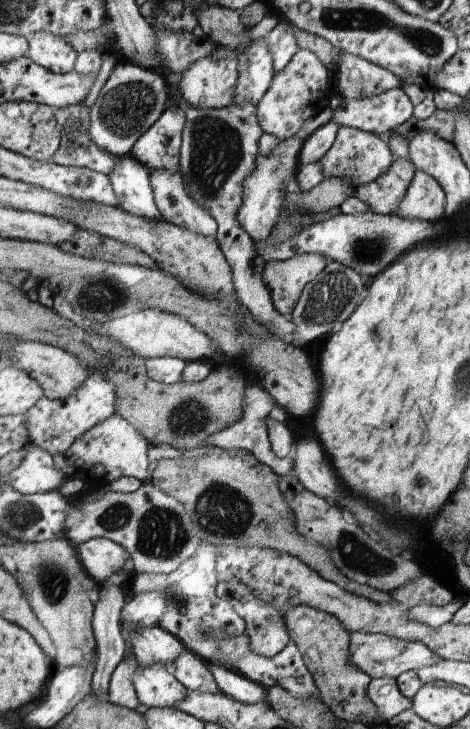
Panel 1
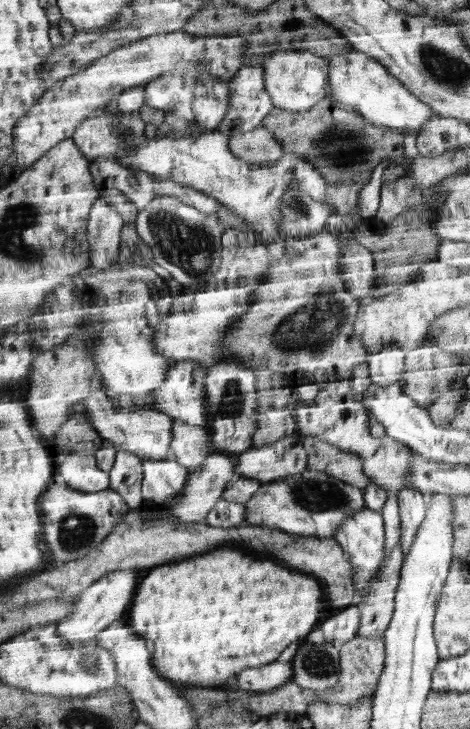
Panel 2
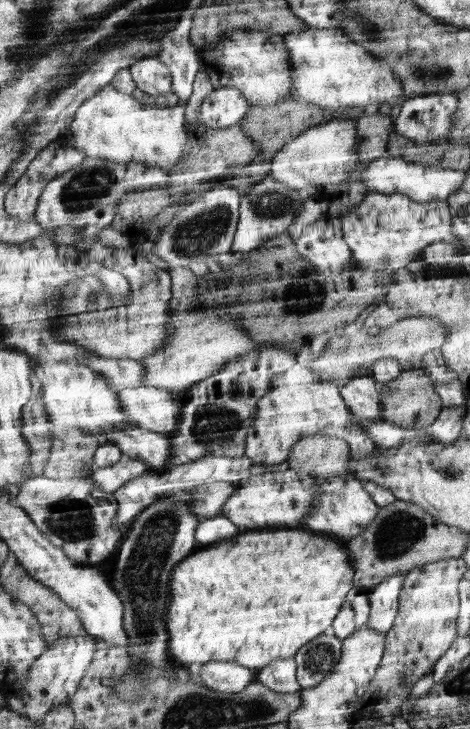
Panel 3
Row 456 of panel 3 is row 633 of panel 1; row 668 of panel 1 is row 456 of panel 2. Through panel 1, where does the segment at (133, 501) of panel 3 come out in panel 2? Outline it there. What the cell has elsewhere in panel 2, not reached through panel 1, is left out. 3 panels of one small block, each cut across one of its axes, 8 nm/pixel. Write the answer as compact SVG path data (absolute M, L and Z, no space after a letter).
M293 434L271 446L252 446L235 456L237 477L259 480L265 484L309 470L304 439L299 434Z

